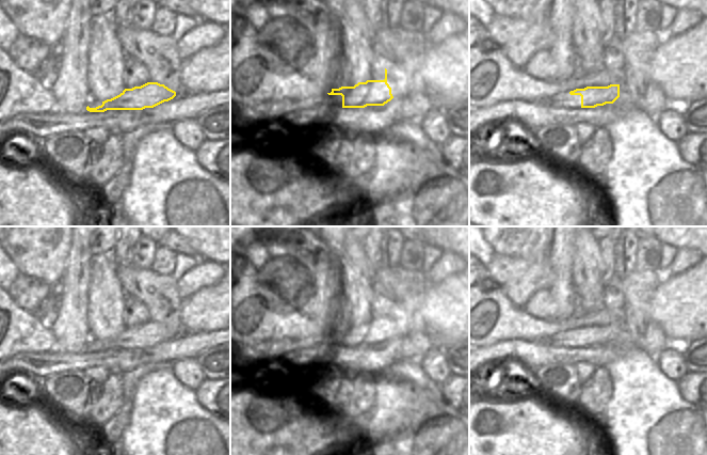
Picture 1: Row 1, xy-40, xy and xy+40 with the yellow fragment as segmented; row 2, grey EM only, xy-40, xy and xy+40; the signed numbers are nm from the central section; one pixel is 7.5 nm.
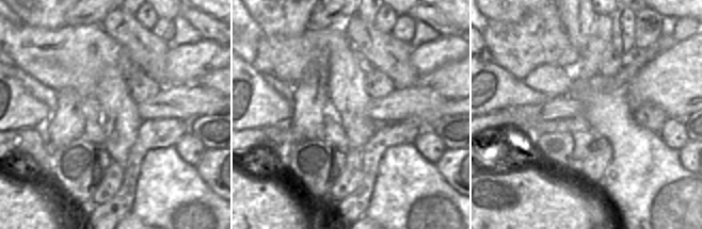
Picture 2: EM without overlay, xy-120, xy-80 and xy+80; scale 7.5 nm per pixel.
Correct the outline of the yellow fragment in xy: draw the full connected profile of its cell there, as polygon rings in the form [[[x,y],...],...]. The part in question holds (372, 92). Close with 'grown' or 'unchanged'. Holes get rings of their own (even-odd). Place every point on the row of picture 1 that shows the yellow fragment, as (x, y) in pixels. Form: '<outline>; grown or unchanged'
[[[387,69],[384,80],[367,80],[354,87],[332,89],[323,98],[311,104],[310,108],[365,108],[367,106],[384,106],[393,98],[391,88],[387,83]]]; grown

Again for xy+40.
[[[622,85],[587,87],[574,91],[565,91],[551,97],[548,101],[541,101],[552,108],[595,108],[606,104],[613,104],[622,95]]]; grown

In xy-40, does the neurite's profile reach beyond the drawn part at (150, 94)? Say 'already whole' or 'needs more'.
needs more

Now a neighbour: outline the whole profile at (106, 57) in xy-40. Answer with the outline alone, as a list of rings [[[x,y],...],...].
[[[114,13],[96,14],[91,19],[89,47],[89,90],[94,101],[111,99],[125,90],[125,53],[116,36]]]

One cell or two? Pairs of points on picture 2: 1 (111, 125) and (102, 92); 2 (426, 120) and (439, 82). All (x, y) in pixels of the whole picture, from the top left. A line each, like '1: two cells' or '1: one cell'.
1: one cell
2: two cells

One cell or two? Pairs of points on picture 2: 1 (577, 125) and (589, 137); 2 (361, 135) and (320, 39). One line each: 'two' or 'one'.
1: two
2: one

